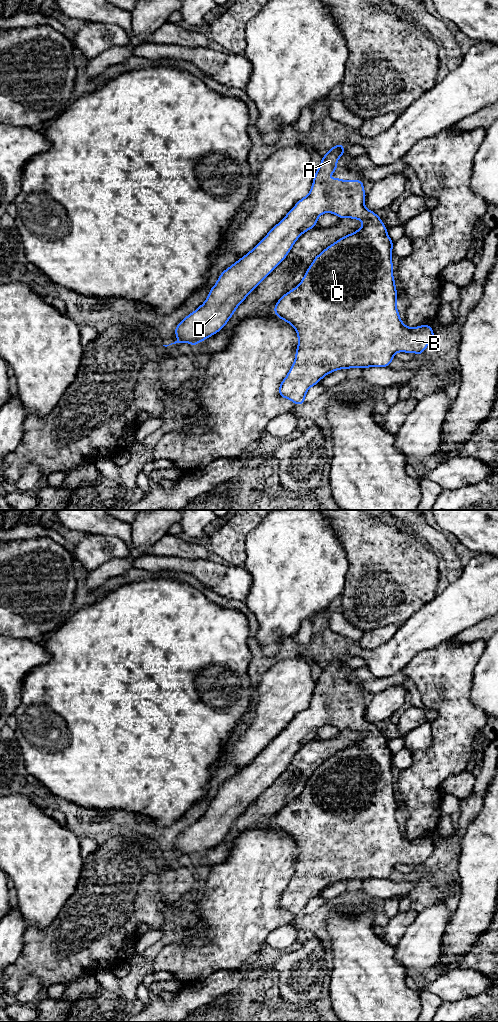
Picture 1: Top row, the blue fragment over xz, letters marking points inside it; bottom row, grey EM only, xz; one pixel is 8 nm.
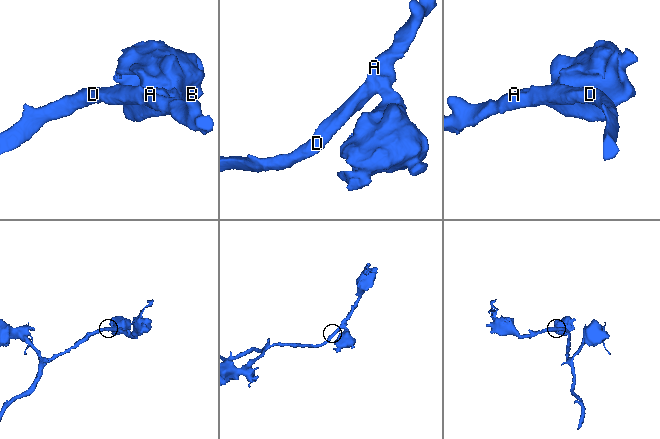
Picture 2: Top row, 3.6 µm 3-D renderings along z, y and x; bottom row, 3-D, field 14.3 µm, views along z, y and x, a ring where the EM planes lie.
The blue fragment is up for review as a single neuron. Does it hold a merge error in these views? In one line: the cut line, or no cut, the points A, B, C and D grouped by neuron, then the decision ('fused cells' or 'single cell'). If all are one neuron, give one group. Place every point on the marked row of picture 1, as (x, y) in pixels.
cut none; groups A B C D; single cell

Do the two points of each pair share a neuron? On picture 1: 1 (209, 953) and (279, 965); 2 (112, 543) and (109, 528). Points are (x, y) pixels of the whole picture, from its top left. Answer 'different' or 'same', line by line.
1: different
2: different

